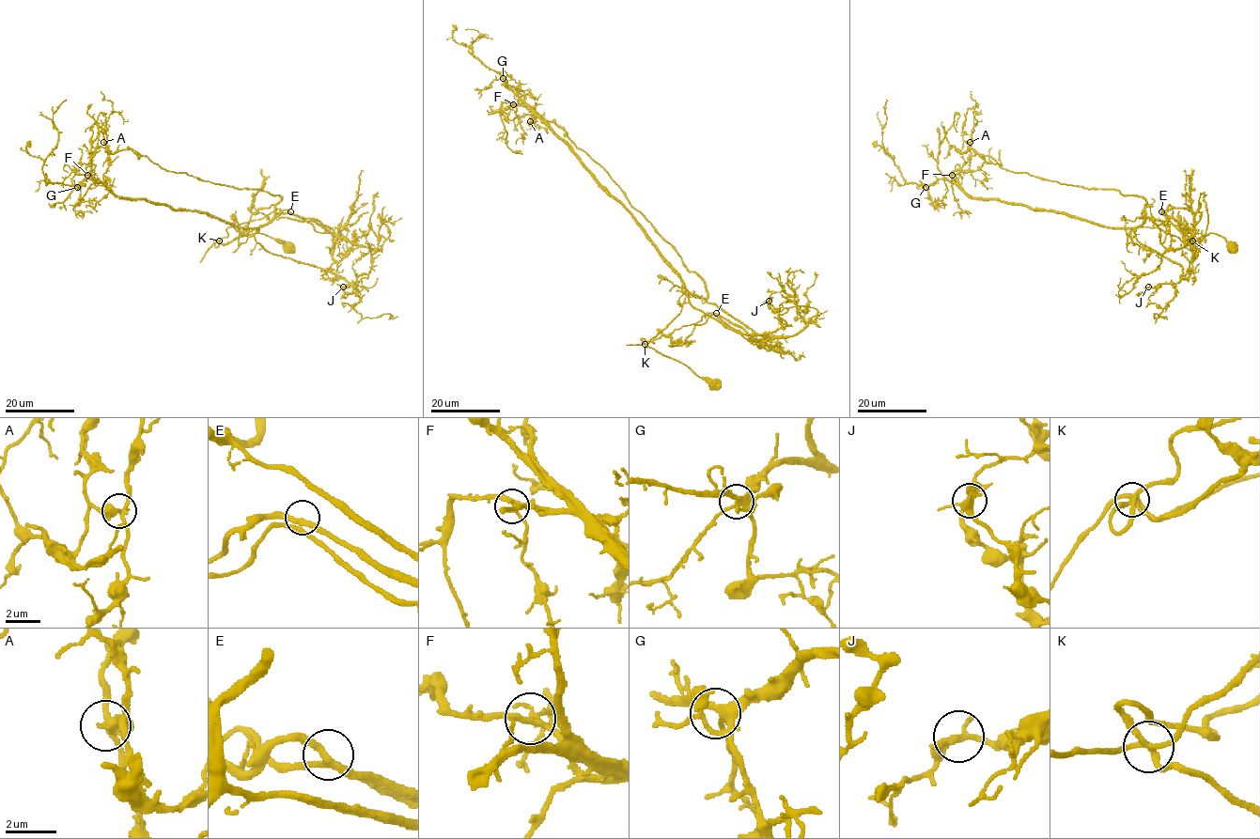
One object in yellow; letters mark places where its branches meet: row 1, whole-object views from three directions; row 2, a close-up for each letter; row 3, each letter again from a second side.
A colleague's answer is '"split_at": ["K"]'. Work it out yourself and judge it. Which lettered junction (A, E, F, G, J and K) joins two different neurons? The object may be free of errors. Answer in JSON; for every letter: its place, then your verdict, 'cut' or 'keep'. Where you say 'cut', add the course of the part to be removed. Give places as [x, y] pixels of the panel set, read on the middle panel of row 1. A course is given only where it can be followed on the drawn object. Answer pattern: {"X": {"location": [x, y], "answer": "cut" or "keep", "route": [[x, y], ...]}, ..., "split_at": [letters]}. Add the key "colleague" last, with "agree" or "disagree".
{"A": {"location": [530, 121], "answer": "keep"}, "E": {"location": [716, 313], "answer": "keep"}, "F": {"location": [513, 104], "answer": "keep"}, "G": {"location": [503, 78], "answer": "keep"}, "J": {"location": [769, 301], "answer": "keep"}, "K": {"location": [645, 344], "answer": "cut", "route": [[645, 344], [642, 338], [654, 342], [719, 315], [743, 328], [758, 347], [766, 344], [796, 360], [802, 352]]}, "split_at": ["K"], "colleague": "agree"}

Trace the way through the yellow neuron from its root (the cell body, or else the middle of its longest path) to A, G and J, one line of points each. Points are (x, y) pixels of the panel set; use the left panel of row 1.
A: (287, 248), (260, 233), (224, 244), (259, 226), (120, 199), (103, 175), (103, 142)
G: (287, 248), (260, 233), (224, 244), (259, 226), (120, 199), (93, 179), (77, 187)
J: (287, 248), (260, 233), (220, 240), (229, 243), (259, 226), (254, 240), (264, 249), (355, 283), (343, 287)

